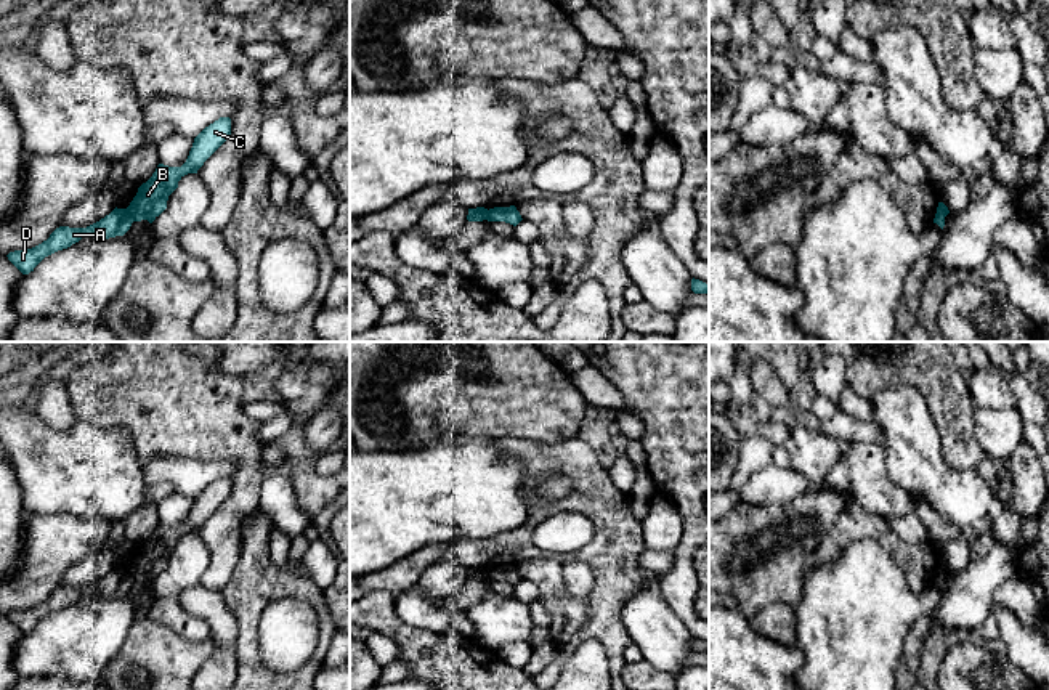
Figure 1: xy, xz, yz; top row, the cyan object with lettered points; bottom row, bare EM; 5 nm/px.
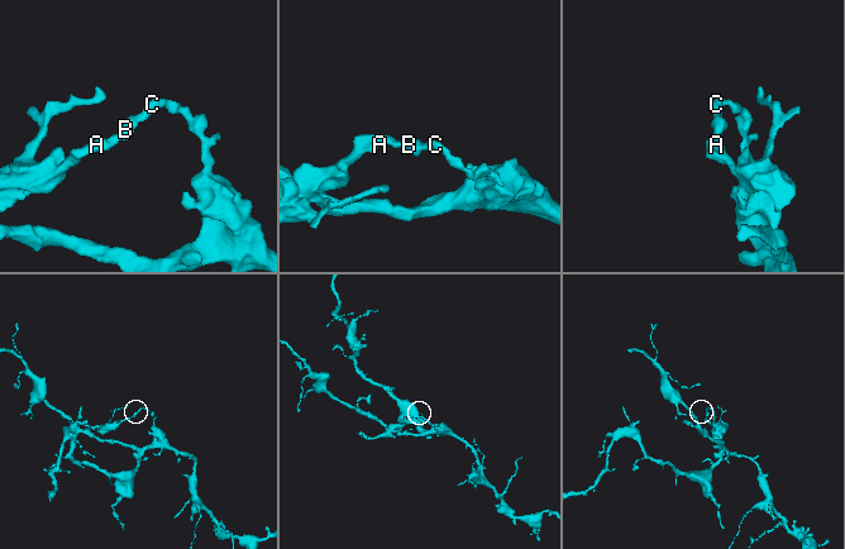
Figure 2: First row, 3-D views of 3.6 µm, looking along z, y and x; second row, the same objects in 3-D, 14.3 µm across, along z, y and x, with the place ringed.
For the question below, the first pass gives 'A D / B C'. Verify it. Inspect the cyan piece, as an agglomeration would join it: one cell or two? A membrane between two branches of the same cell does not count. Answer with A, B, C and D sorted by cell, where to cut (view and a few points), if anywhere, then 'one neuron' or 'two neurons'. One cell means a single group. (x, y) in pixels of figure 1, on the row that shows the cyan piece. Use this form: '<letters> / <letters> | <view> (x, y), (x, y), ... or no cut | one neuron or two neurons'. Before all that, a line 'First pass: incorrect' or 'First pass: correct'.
First pass: correct
A D / B C | xy (125, 209), (133, 220) | two neurons

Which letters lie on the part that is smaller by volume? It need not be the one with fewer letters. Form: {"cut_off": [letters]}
{"cut_off": ["A", "D"]}

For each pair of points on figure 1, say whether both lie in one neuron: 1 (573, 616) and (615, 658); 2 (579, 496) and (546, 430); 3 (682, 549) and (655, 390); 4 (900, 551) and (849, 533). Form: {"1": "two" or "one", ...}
{"1": "two", "2": "two", "3": "one", "4": "one"}

